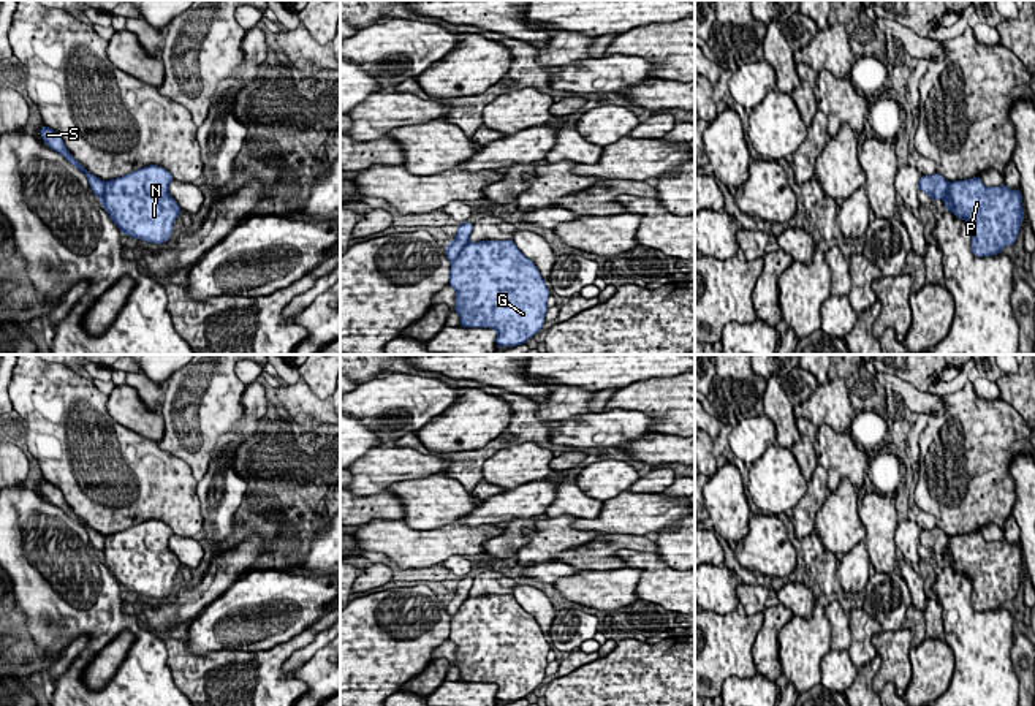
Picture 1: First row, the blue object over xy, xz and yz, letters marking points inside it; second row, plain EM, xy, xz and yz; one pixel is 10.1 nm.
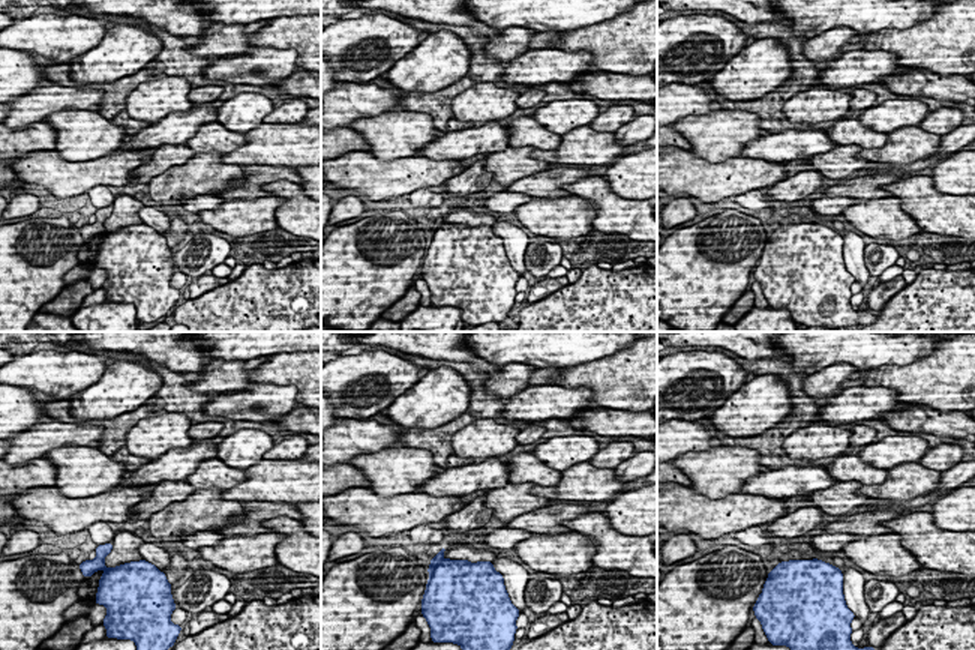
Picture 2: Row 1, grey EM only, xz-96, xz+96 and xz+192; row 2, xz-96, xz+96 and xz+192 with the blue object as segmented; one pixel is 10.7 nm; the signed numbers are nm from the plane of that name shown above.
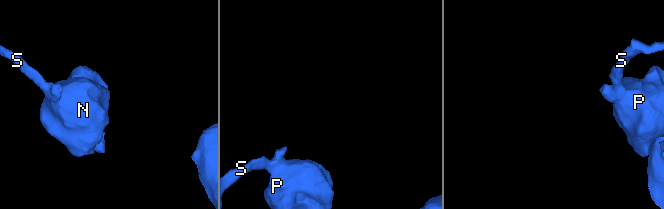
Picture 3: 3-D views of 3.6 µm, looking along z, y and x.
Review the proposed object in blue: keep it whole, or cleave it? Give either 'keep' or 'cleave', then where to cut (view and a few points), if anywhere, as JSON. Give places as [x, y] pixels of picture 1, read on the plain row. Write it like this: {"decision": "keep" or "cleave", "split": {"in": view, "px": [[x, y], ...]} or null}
{"decision": "cleave", "split": {"in": "xz", "px": [[469, 595], [451, 616]]}}

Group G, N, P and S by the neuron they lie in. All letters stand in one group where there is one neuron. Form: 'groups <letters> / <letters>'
groups G N P / S

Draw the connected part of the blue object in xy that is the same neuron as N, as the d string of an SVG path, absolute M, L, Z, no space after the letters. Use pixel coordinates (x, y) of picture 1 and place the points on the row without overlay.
M150 519L106 537L101 559L122 589L146 597L163 598L182 568L177 556L169 549L172 529L161 521Z

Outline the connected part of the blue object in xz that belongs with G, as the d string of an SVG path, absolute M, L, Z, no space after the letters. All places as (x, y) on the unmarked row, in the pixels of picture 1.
M508 595L468 597L451 616L449 638L456 644L456 663L464 682L497 685L497 701L516 701L543 684L551 651L535 617Z

